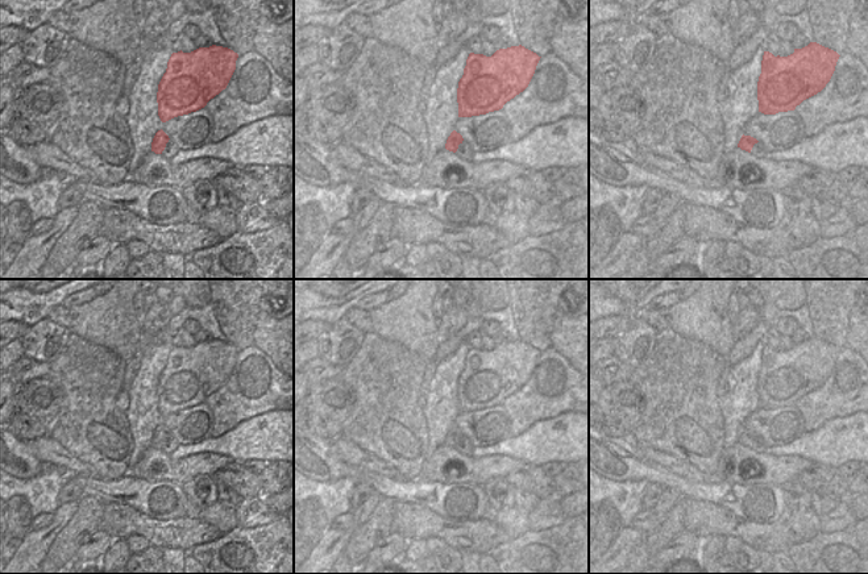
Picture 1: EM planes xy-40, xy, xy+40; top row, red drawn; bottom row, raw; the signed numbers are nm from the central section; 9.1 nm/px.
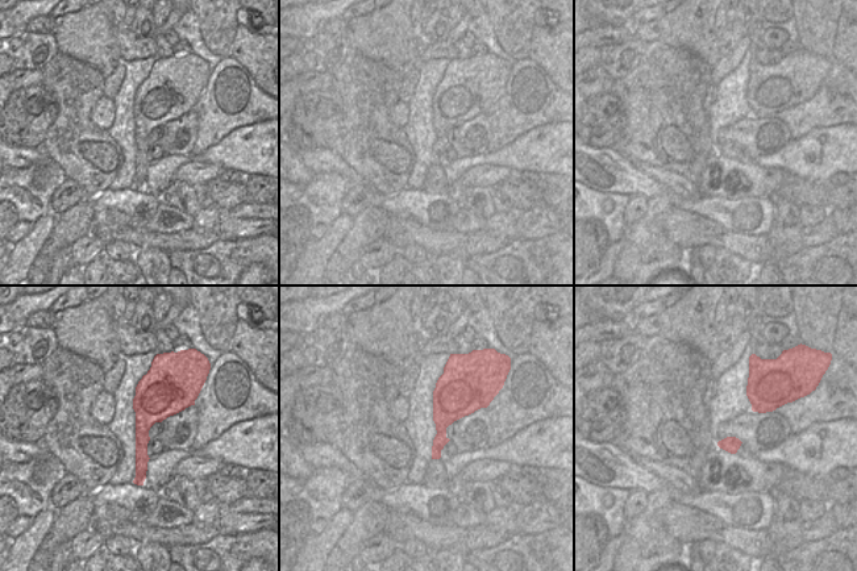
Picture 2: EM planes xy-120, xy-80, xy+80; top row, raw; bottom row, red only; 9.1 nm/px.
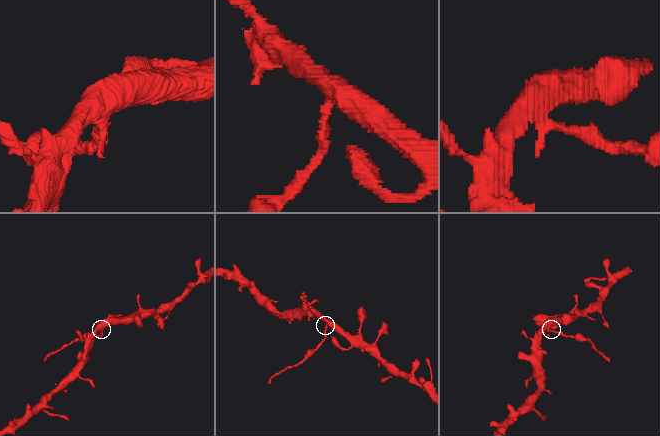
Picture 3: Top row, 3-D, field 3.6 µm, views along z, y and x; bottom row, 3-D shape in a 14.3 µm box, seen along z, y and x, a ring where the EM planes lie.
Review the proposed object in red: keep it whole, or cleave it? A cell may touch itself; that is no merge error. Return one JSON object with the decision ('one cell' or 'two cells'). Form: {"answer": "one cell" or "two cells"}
{"answer": "two cells"}

